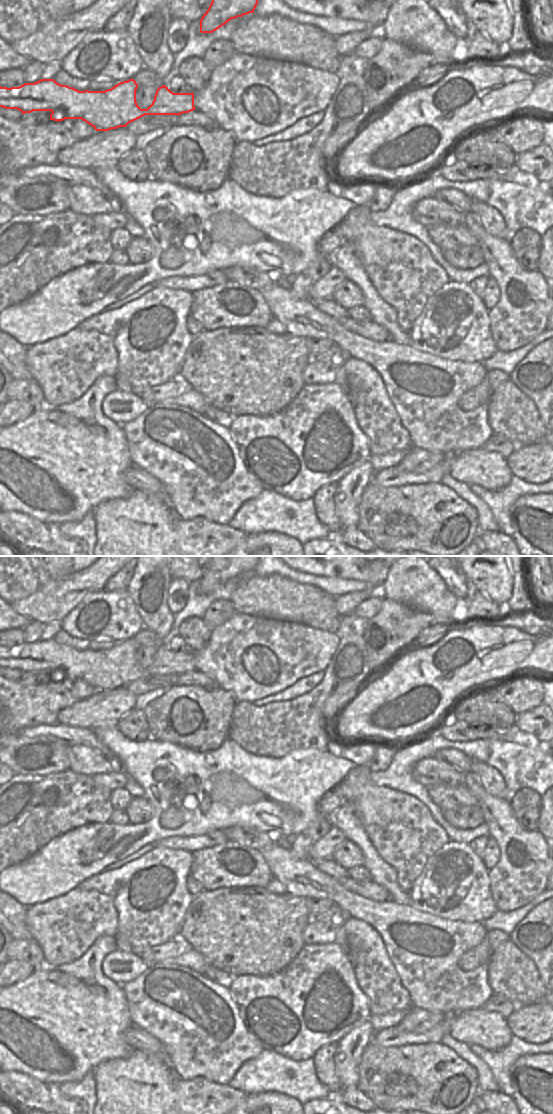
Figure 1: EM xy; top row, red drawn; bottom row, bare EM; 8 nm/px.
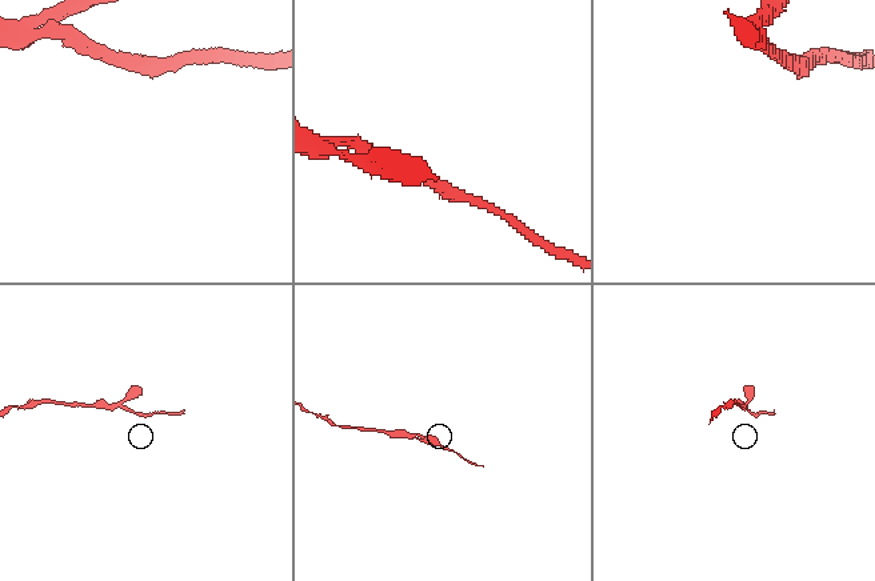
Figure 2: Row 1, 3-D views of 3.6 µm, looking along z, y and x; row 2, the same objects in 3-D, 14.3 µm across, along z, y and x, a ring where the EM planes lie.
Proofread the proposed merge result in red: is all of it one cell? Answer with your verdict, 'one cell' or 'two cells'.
one cell

